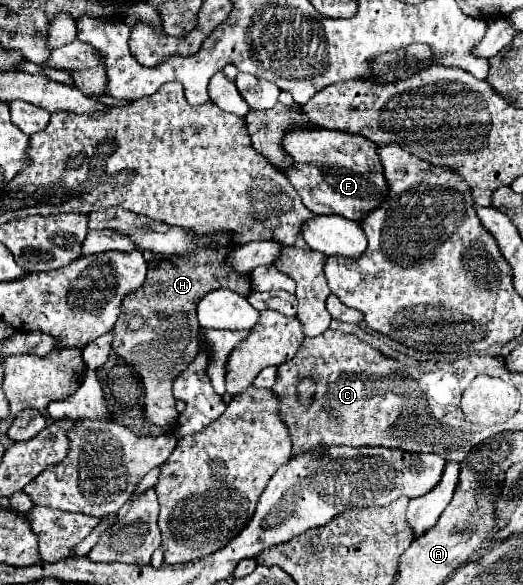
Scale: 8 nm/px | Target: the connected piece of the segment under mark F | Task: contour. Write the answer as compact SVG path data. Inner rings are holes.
M293 123L283 135L281 147L293 159L283 173L301 195L303 205L317 215L341 215L361 221L363 215L387 197L387 181L379 165L377 145L371 145L365 137Z

